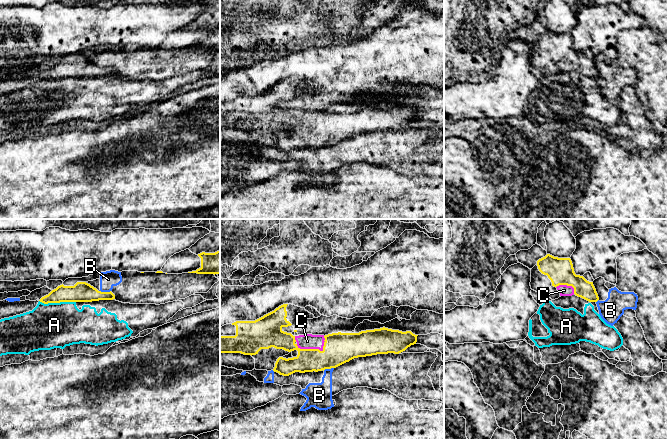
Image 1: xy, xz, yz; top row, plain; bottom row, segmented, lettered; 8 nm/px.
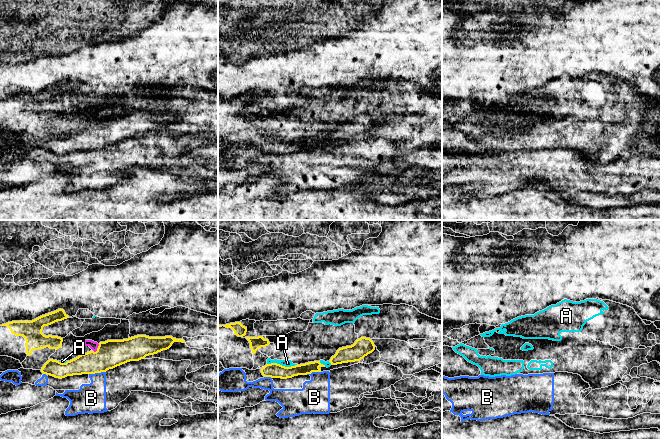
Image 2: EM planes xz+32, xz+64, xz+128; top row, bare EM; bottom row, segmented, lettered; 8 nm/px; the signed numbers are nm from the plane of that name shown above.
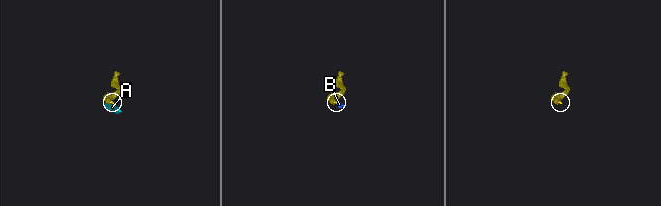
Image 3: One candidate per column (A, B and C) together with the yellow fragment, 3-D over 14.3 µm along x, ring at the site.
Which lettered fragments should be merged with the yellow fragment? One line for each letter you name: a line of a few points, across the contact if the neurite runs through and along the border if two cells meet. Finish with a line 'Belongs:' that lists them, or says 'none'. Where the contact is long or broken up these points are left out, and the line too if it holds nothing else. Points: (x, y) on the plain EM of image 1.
Belongs: C

